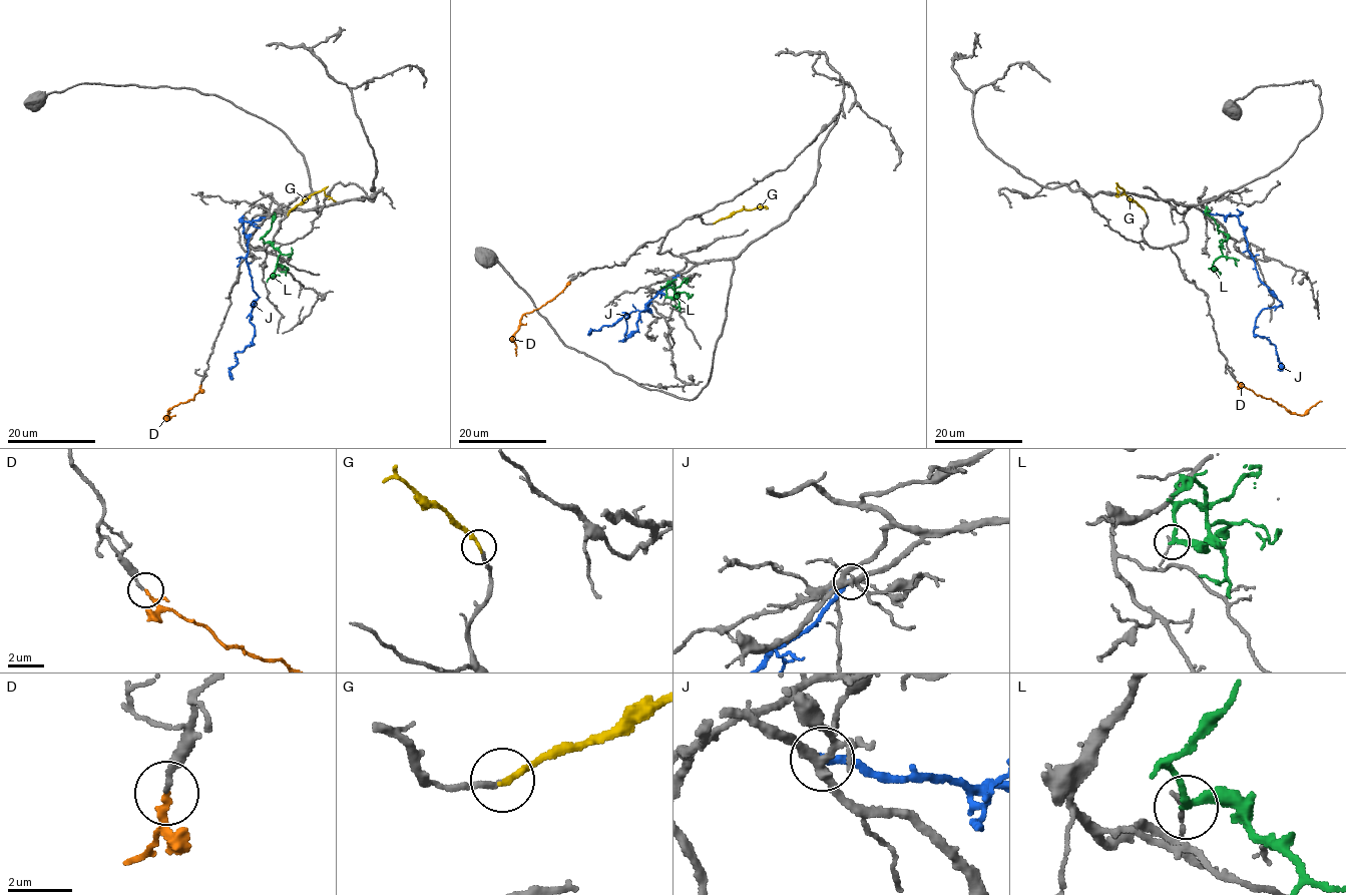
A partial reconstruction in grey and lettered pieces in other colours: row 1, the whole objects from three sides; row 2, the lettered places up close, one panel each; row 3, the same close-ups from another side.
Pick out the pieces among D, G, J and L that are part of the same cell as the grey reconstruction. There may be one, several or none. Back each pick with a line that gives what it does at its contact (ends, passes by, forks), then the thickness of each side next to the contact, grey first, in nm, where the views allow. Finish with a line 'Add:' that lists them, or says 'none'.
D: it passes by | 160/130 nm
G: it ends | 190/200 nm
Add: D, G

